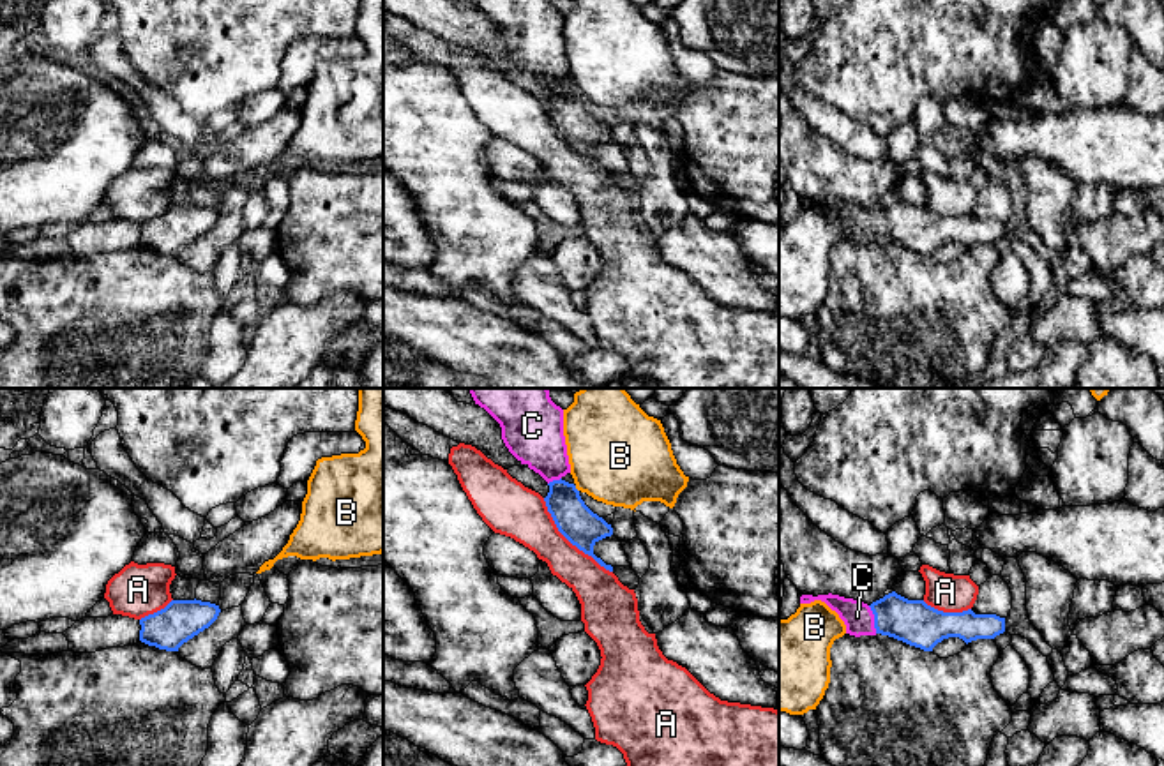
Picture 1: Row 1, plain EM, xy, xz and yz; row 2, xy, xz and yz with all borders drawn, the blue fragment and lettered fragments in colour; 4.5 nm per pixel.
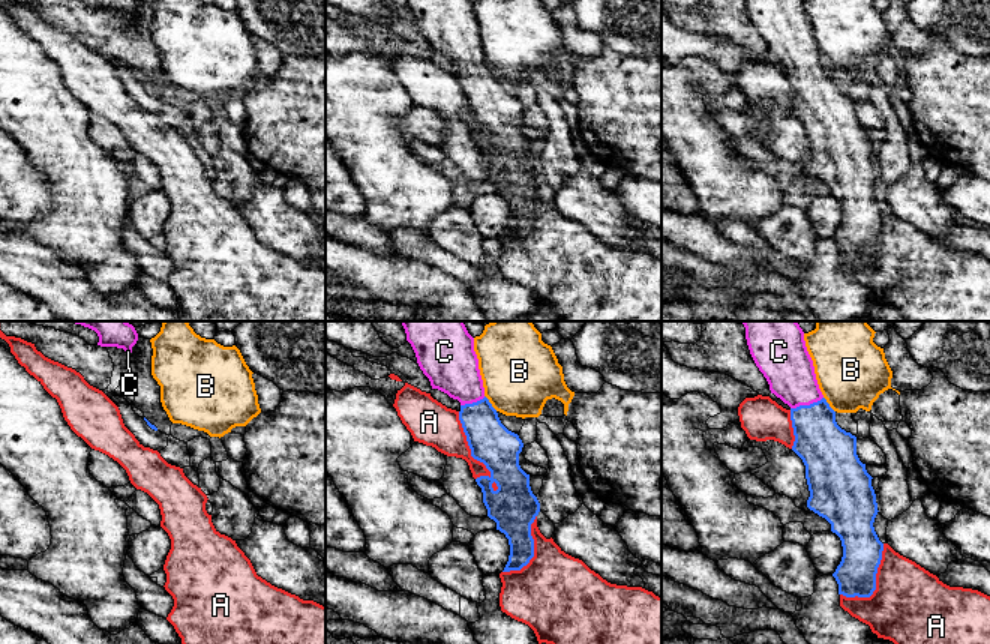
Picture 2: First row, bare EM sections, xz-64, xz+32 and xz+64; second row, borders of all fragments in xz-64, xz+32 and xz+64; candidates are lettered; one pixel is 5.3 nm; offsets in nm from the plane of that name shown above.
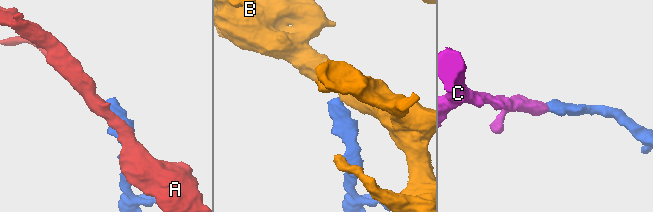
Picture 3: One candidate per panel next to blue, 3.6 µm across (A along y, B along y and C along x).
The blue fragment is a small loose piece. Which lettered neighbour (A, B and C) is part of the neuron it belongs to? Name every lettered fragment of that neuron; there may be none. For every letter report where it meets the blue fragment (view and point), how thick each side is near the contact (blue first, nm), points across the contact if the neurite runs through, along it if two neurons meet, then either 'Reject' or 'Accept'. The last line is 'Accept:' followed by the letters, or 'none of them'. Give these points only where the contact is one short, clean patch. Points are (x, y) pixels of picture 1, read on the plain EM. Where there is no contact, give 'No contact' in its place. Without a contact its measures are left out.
A: Touches blue at xz (569, 145). Thickness 170 nm (blue) against 240 nm. Reject
B: Touches blue at xz (576, 94). Thickness 170 nm (blue) against 440 nm. Reject
C: Touches blue at yz (875, 225). Thickness 200 nm (blue) against 140 nm. Path across: yz (914, 226), (875, 225), (861, 225), (857, 221). Accept
Accept: C

